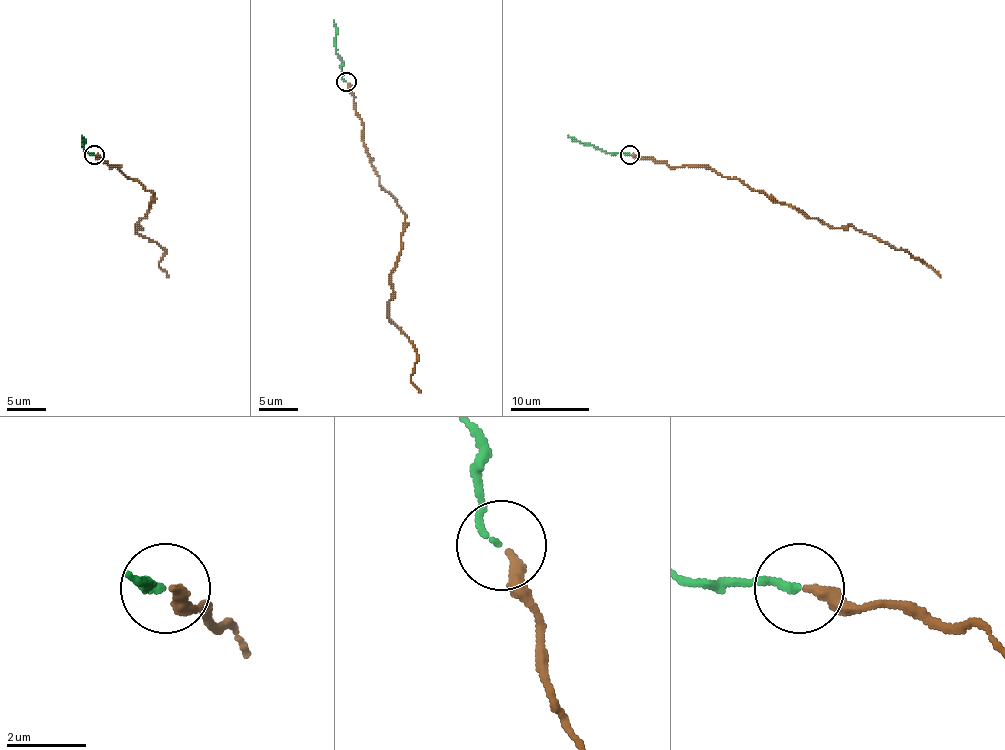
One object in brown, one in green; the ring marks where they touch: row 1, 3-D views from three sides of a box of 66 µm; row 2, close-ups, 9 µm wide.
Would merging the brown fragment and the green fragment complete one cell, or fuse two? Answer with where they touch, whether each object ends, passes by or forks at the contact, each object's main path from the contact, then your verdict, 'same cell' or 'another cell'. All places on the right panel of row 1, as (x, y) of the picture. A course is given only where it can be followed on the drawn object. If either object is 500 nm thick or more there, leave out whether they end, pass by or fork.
place (630, 154); brown ends; green ends; course brown (631, 155), (664, 161), (670, 167), (710, 167), (824, 224), (853, 226), (907, 249), (940, 277); course green (629, 155), (605, 153), (574, 141), (568, 135); same cell

